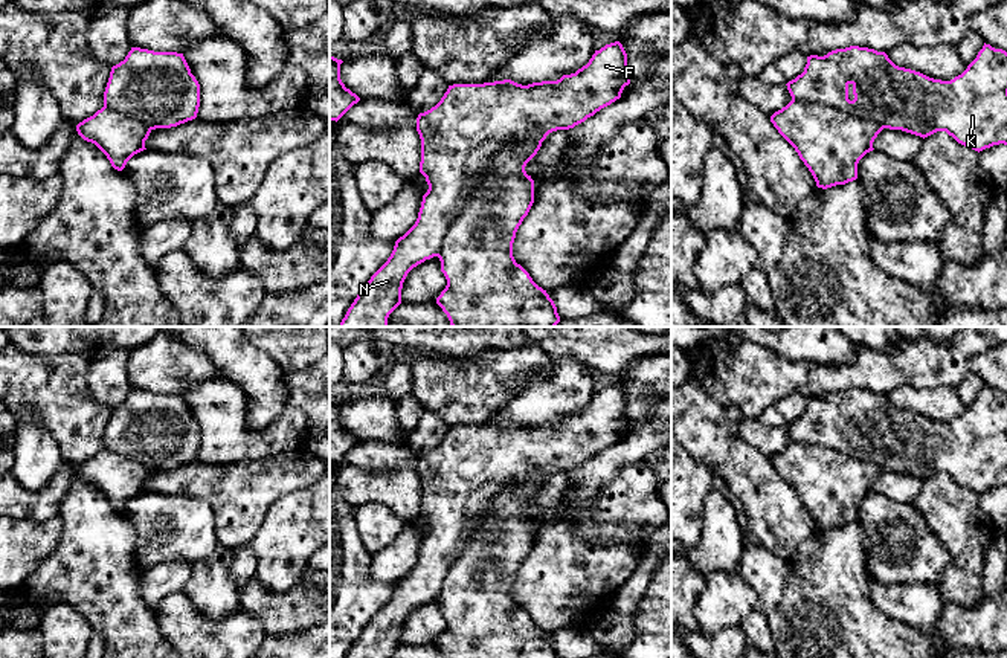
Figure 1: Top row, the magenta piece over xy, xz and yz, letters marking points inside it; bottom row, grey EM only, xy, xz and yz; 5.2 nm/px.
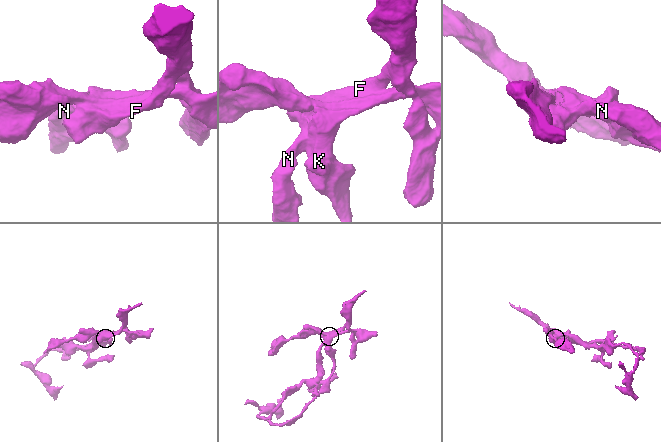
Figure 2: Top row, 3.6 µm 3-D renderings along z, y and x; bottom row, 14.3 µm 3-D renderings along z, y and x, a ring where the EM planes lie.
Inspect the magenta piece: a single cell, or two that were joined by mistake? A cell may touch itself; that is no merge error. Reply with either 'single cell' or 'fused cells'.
single cell

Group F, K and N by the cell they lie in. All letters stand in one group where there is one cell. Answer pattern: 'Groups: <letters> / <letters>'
Groups: F K N

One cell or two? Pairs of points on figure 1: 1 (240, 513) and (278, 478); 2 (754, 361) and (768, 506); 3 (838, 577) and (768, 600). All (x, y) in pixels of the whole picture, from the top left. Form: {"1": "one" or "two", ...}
{"1": "one", "2": "two", "3": "two"}

